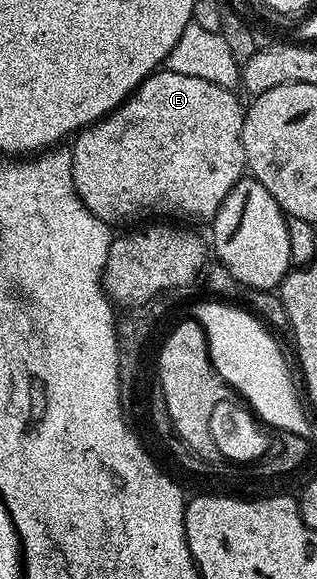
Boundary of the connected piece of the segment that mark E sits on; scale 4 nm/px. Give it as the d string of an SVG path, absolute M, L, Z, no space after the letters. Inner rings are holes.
M160 69L150 75L130 97L124 101L115 111L110 111L103 119L91 126L83 128L74 136L75 147L70 148L71 172L73 173L73 185L86 205L96 217L109 225L116 225L122 219L143 219L139 221L151 221L154 215L172 215L172 220L204 219L210 221L215 218L221 201L237 185L239 179L244 178L247 171L247 158L243 148L243 117L245 114L244 104L239 104L234 90L213 85L213 81L201 81L201 77L184 77L182 73L173 73L166 69Z

